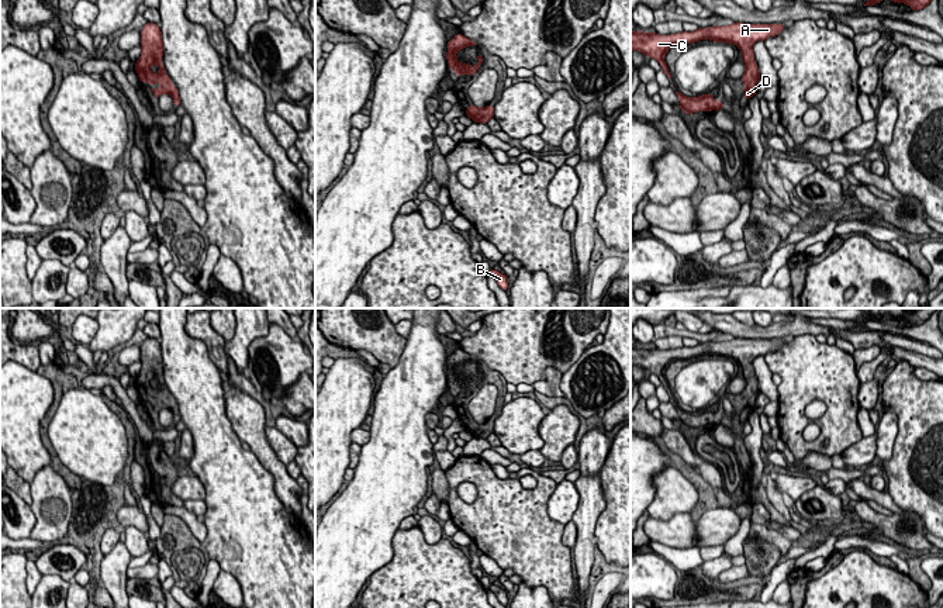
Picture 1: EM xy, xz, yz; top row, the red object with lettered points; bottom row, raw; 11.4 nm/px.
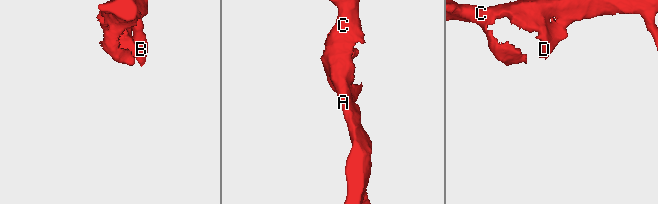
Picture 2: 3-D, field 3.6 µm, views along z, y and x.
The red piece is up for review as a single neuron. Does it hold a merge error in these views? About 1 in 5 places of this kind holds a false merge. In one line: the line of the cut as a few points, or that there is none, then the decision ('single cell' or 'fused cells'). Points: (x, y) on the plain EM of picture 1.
cut none; single cell

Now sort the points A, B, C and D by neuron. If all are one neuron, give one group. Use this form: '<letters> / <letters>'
A B C D

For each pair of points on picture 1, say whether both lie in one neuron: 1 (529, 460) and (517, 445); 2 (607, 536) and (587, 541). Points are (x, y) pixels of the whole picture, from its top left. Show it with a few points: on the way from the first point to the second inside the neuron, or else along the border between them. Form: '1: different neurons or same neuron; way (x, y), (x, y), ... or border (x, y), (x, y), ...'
1: different neurons; border (528, 451), (521, 455)
2: different neurons; border (604, 507), (596, 527), (596, 545)

